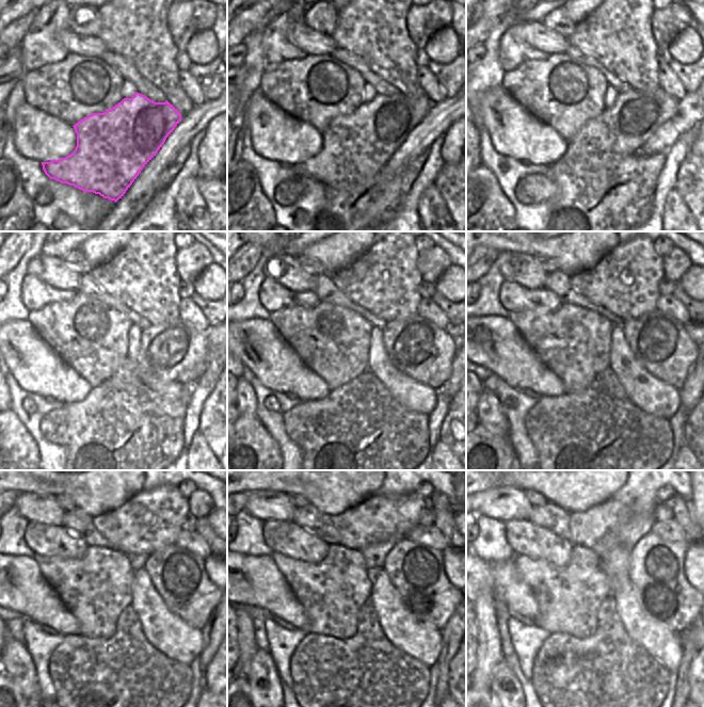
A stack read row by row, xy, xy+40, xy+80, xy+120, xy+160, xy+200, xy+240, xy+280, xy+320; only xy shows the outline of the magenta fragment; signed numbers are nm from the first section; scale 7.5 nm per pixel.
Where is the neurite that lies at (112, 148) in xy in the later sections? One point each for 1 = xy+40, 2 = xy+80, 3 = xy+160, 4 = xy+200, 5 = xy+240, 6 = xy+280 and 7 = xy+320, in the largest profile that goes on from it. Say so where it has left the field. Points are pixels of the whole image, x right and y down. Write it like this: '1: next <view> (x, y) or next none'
1: next xy+40 (358, 145)
2: next xy+80 (621, 130)
3: next xy+160 (425, 352)
4: next xy+200 (659, 342)
5: next xy+240 (178, 575)
6: next xy+280 (416, 571)
7: next xy+320 (656, 566)

